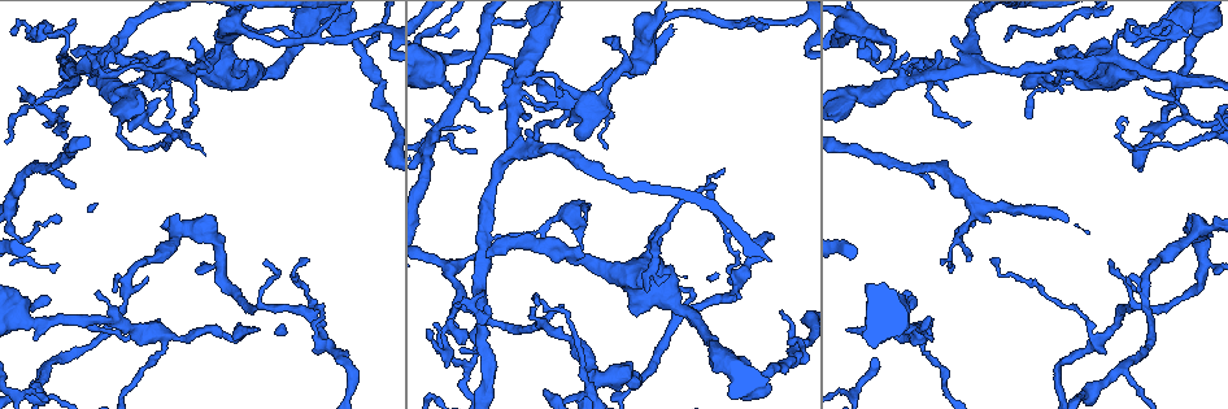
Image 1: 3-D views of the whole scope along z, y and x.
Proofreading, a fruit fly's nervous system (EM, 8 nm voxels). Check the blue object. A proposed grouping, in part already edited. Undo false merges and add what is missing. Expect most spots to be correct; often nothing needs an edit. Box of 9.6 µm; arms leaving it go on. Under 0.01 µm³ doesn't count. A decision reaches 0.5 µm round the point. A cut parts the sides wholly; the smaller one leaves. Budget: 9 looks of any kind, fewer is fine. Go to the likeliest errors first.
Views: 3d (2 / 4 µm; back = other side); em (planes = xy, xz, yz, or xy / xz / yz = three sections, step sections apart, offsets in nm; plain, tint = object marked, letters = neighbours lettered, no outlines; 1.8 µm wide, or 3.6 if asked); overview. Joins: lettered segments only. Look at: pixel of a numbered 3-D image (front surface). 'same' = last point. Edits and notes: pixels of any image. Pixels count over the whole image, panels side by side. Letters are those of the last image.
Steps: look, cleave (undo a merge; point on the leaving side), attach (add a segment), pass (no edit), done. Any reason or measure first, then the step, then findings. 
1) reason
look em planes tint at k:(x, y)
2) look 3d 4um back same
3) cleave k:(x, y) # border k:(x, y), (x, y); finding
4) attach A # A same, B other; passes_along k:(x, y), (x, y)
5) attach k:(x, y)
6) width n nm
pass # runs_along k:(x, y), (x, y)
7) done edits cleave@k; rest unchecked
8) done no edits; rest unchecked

small branch off a trunk
look 3d 4um at 1:(519, 79)

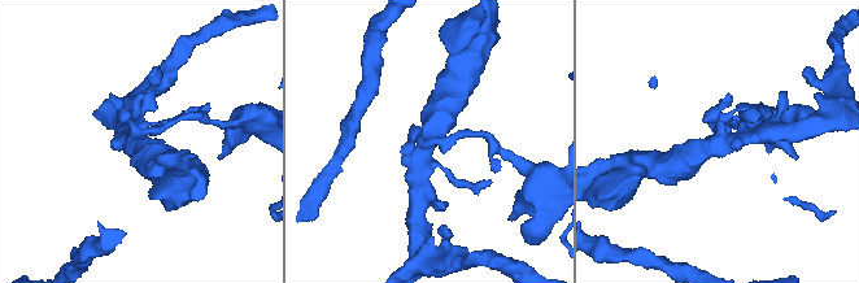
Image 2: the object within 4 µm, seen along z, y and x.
now the EM
look em yz step 8 tint at 2:(719, 142)

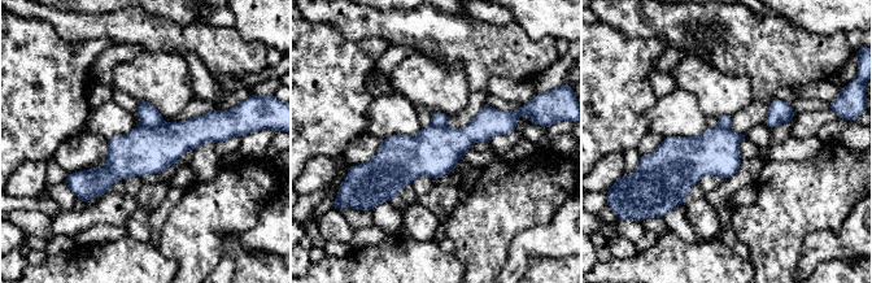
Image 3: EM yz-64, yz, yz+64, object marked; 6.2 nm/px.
look em planes letters same

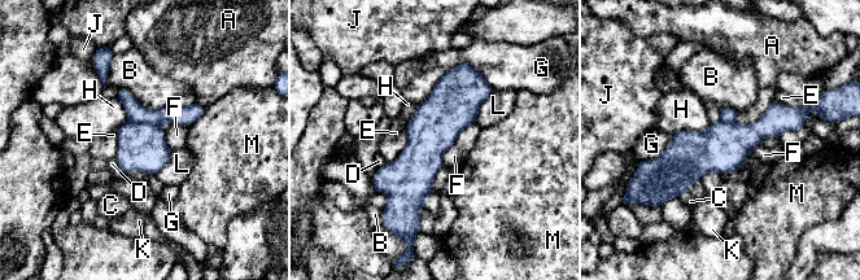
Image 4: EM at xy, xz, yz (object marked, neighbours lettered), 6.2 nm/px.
cleave 4:(142, 147) # A other, B other, C other, D other, E other, F other, G other, H other, J other, K other, L other, M other; a second neuron is stuck on

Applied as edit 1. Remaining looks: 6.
four or more arms meet
look em planes letters at 1:(599, 104)

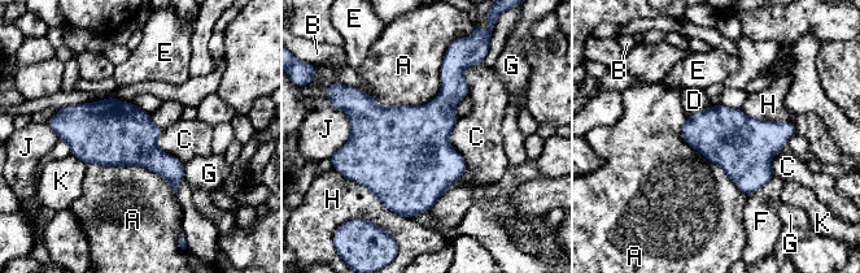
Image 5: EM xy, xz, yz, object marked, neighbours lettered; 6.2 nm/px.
width 380 nm
pass # A other, B other, C other, D other, E other, F other, G other, H other, J other, K other; border 5:(459, 117), (458, 180); one neuron here

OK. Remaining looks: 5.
sudden change in width
look 3d 2um at 1:(46, 320)

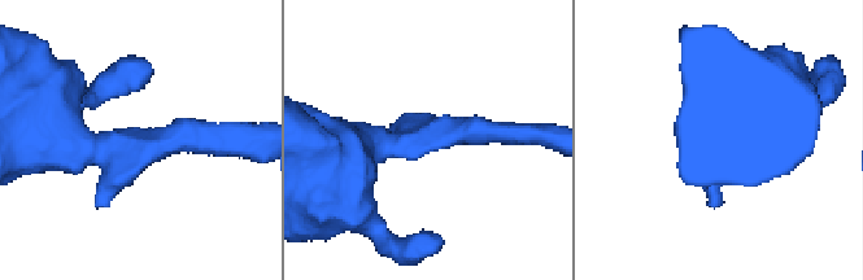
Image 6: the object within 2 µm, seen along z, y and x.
arm_widths 190, 500 nm
look em planes letters at 6:(433, 136)

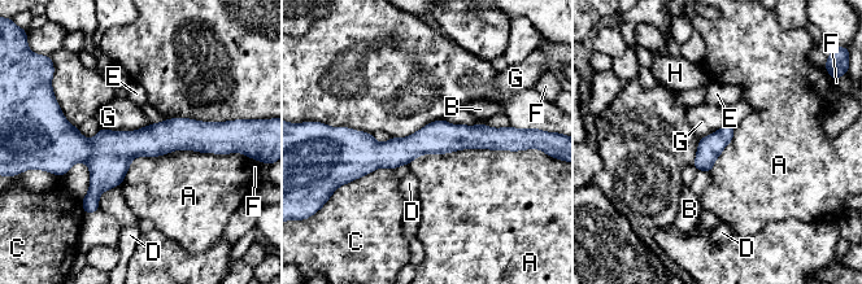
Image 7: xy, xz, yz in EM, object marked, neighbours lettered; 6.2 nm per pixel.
pass # A other, B other, C other, D other, E other, F other, G other, H other; border 7:(226, 153), (136, 156), (121, 184); continuous, no second neuron

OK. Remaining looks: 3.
long arm stops here
look 3d 4um at 1:(71, 50)

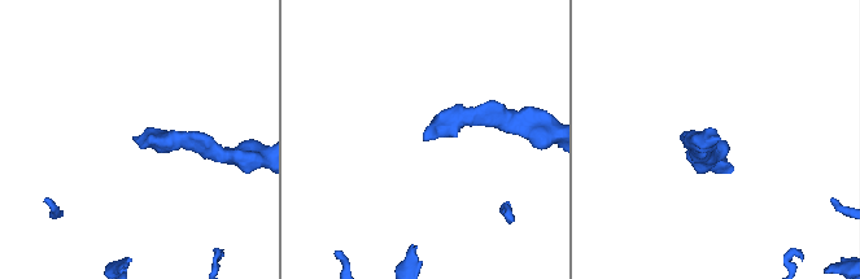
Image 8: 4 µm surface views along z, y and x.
look em xz step 8 letters at 8:(717, 138)

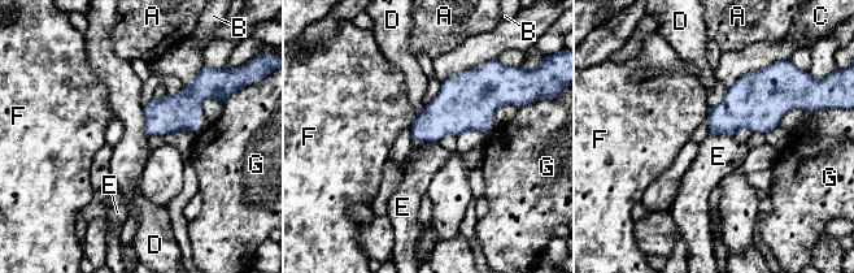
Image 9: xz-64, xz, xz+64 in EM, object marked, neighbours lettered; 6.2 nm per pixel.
another direction
look em planes letters same

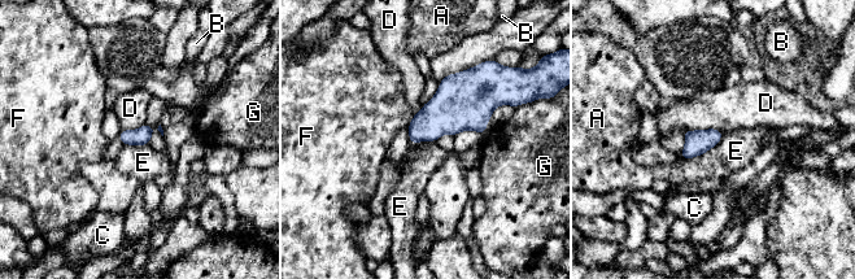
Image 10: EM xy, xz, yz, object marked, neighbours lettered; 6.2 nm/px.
pass # A other, B other, C other, D other, E other, F other, G other; border 10:(723, 134), (715, 145), (685, 160); no lettered segment goes on from it

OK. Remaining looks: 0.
done edits cleave@4; rest unchecked

